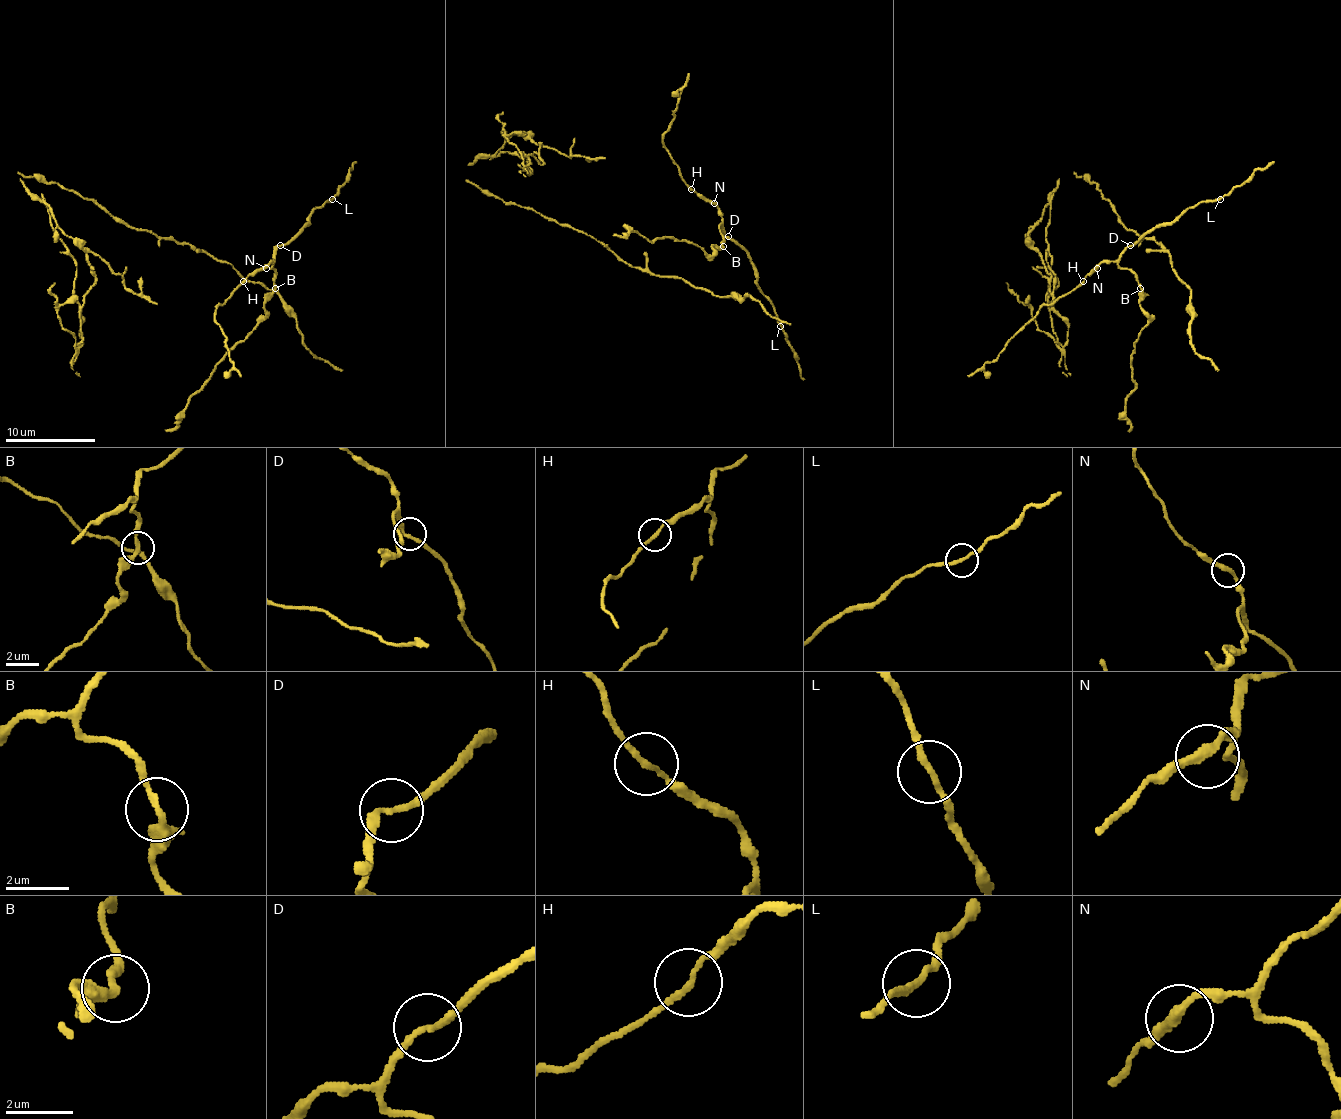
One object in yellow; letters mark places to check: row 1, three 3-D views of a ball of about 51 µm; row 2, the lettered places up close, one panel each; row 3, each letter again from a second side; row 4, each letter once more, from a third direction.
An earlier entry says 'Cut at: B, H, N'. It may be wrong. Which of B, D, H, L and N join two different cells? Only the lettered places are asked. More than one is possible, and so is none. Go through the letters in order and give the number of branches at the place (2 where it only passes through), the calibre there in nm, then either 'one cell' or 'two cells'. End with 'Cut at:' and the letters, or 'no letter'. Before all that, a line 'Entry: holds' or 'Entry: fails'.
Entry: fails
B: 2 branches meet; 240 nm thick; two cells
D: 2 branches meet; 180 nm thick; one cell
H: 2 branches meet; 160 nm thick; two cells
L: 2 branches meet; 180 nm thick; one cell
N: 2 branches meet; 280 nm thick; one cell
Cut at: B, H

